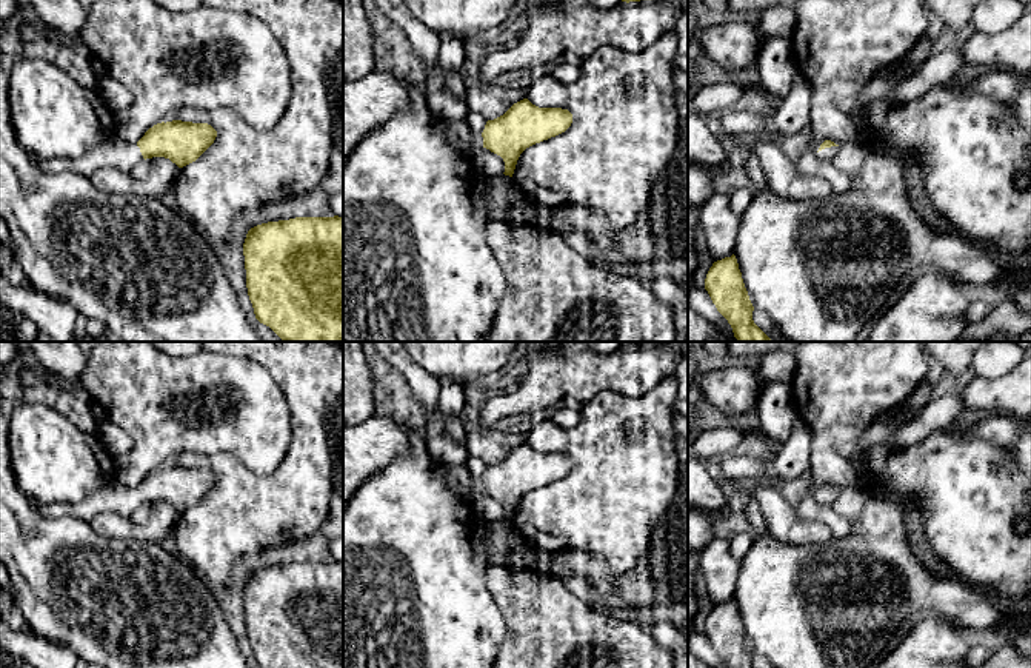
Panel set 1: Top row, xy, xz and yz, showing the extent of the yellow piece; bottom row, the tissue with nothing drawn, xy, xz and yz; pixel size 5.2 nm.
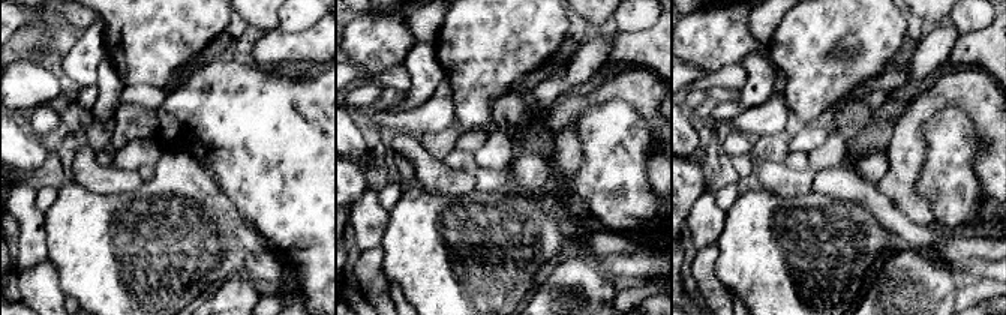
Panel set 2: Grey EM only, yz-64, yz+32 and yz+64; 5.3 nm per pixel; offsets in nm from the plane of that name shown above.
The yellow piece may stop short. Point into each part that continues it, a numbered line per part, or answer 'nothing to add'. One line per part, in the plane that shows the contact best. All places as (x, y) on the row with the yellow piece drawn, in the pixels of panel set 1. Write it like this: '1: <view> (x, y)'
1: yz (827, 154)

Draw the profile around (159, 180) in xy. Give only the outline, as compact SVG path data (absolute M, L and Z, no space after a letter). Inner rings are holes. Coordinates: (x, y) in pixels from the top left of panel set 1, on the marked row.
M152 157L145 162L149 165L149 169L140 180L115 168L102 168L89 180L103 192L137 195L148 202L171 194L180 168L165 157Z

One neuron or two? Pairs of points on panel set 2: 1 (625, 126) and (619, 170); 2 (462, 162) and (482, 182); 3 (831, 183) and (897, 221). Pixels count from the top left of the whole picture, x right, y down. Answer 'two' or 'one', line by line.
1: one
2: one
3: one

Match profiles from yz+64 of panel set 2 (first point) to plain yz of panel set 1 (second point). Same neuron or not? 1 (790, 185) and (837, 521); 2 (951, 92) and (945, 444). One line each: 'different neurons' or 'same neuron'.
1: different neurons
2: different neurons

